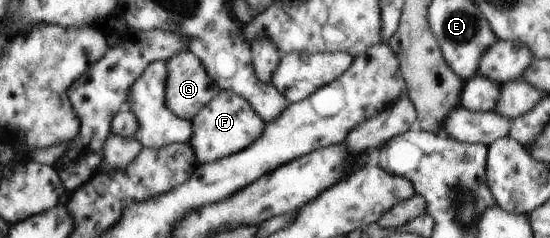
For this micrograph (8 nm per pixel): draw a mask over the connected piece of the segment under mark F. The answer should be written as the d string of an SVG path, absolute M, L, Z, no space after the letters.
M220 91L218 96L205 104L193 122L193 137L190 142L197 152L200 163L224 159L250 146L262 136L264 123L245 97L230 91Z

